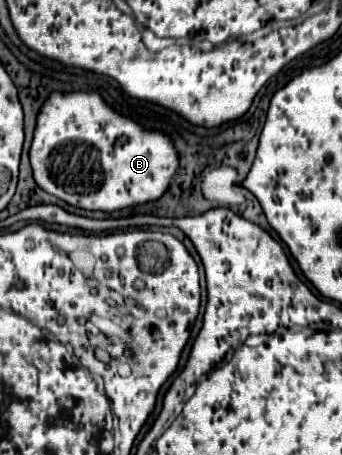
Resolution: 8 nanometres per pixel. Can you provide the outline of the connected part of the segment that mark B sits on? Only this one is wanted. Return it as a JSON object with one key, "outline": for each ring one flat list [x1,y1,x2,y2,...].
{"outline":[[54,92,38,114,34,140,30,148,30,164,32,164,34,180,44,192,84,210,114,212,126,206,136,206,148,200,158,200,166,192,178,168,178,154,172,142,162,132,144,130,130,118,110,108,96,92,92,94]]}

